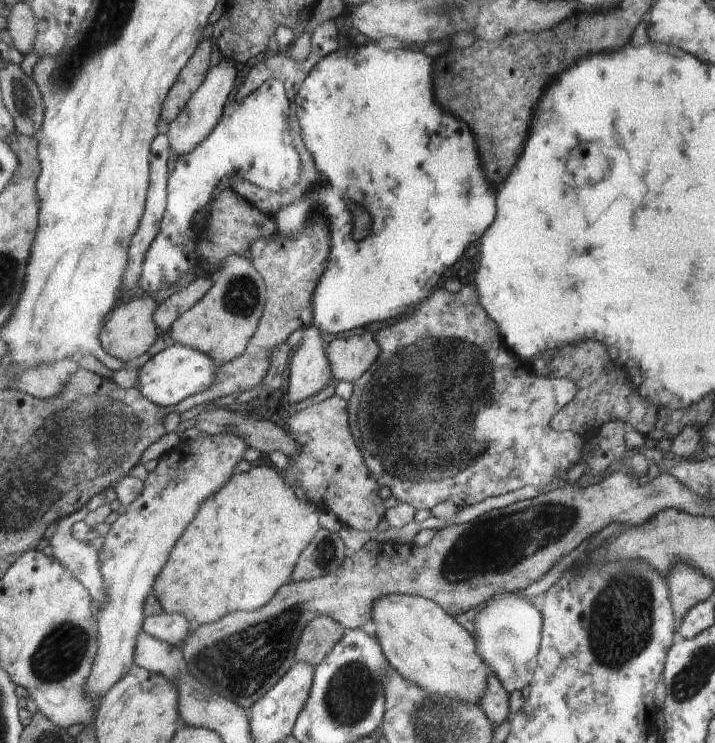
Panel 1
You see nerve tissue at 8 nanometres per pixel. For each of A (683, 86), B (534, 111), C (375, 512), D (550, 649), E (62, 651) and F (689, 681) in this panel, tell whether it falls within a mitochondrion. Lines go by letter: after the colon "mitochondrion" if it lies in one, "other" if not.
A: other
B: other
C: other
D: other
E: mitochondrion
F: mitochondrion

